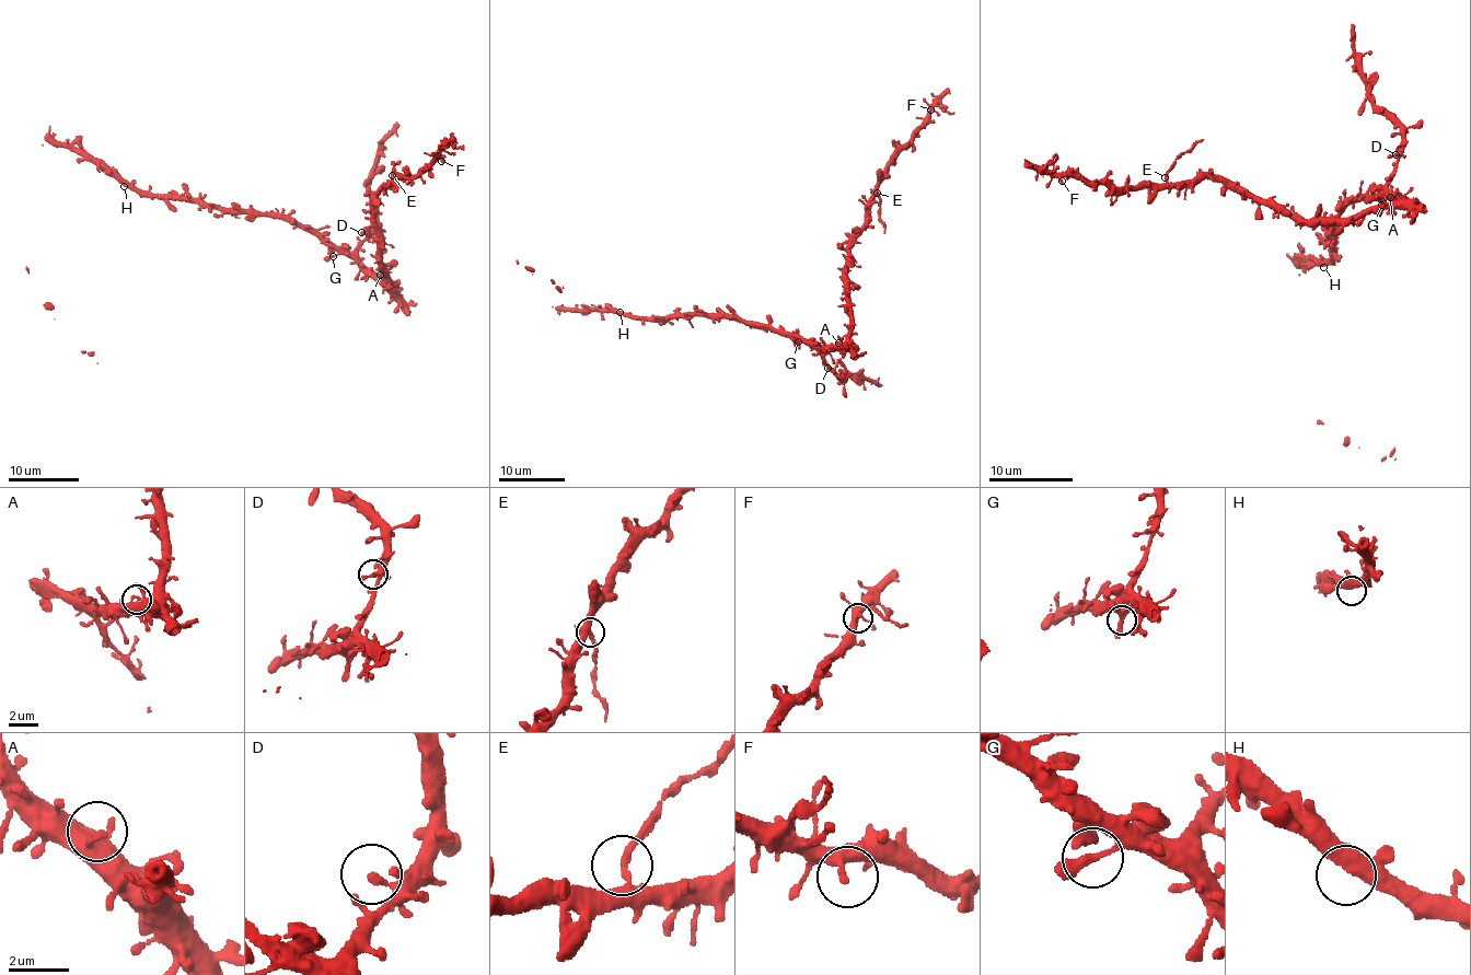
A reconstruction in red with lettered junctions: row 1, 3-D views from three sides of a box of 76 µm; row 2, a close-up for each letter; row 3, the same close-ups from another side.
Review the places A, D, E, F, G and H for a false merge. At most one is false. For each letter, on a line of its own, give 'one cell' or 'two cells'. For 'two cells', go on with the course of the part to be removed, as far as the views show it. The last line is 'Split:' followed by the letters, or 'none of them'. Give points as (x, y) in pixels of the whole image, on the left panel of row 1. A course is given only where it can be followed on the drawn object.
A: one cell
D: one cell
E: two cells; foreign part runs (392, 175), (393, 162), (398, 162)
F: one cell
G: one cell
H: one cell
Split: E

